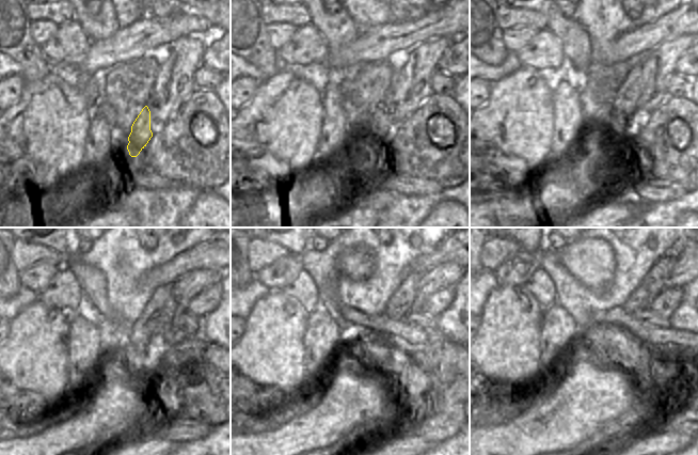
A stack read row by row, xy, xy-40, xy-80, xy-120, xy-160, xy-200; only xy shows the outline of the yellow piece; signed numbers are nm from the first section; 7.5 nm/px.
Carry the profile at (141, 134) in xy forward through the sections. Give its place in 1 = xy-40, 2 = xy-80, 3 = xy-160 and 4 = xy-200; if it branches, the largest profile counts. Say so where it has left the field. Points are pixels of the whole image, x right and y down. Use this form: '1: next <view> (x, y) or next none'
1: next xy-40 (382, 120)
2: next xy-80 (627, 96)
3: next xy-160 (399, 304)
4: next xy-200 (655, 281)

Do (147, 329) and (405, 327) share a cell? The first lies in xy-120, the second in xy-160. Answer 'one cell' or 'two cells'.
two cells

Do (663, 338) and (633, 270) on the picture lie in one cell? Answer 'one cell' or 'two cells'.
two cells

